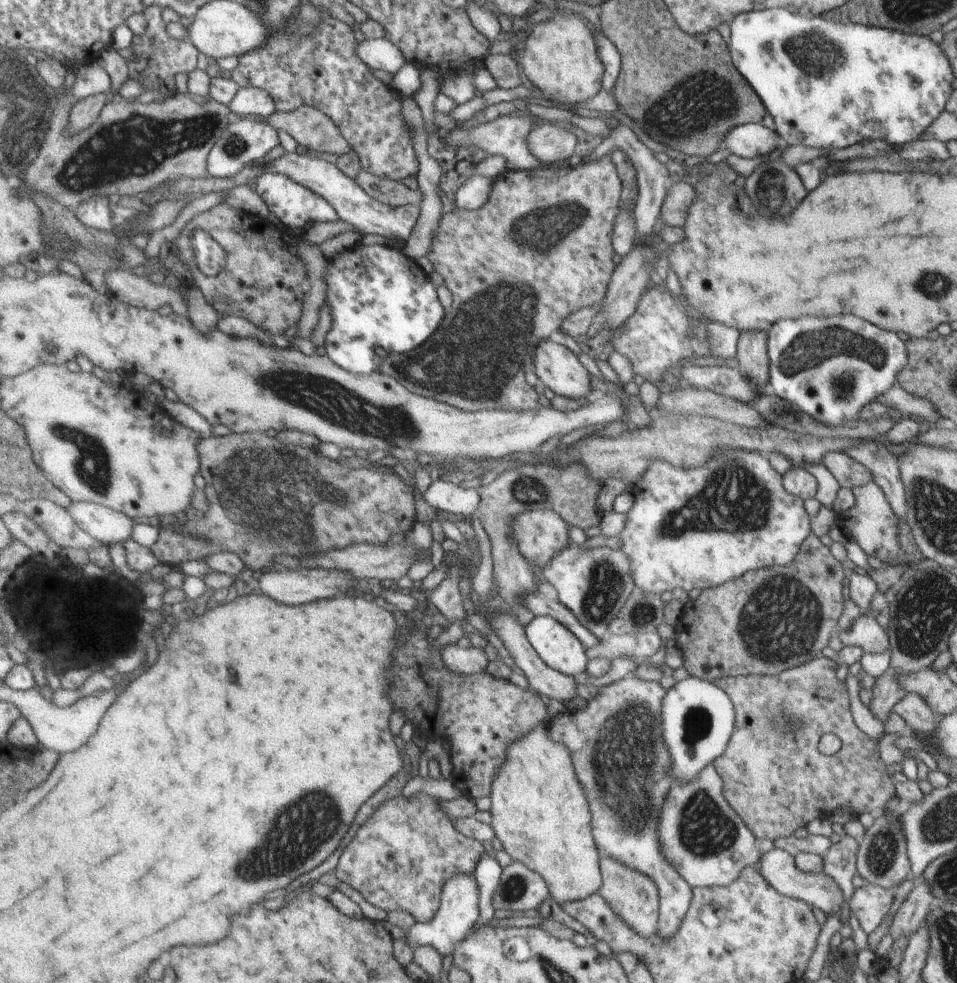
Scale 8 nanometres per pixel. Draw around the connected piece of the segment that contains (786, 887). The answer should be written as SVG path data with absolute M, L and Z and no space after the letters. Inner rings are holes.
M773 849L764 854L760 862L760 869L767 881L774 886L780 893L787 896L794 896L795 899L807 901L813 907L819 908L823 913L825 920L829 916L839 918L839 909L843 902L843 896L838 884L825 873L819 872L801 872L793 864L793 857L785 849Z

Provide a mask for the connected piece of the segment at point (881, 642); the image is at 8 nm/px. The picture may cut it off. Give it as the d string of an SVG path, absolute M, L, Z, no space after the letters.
M859 616L850 628L838 634L841 644L860 646L863 652L881 654L890 650L888 635L871 617Z

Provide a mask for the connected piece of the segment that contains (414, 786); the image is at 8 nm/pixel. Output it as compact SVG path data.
M418 775L408 780L399 793L400 798L408 798L412 793L423 793L438 799L452 800L463 796L462 792L453 784L452 777L432 779Z

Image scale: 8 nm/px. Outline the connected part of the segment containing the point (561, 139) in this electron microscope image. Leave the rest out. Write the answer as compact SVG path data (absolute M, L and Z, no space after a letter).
M543 121L538 127L533 127L526 136L525 144L529 152L541 163L553 165L554 162L563 162L566 158L577 152L577 139L562 126L562 122Z

